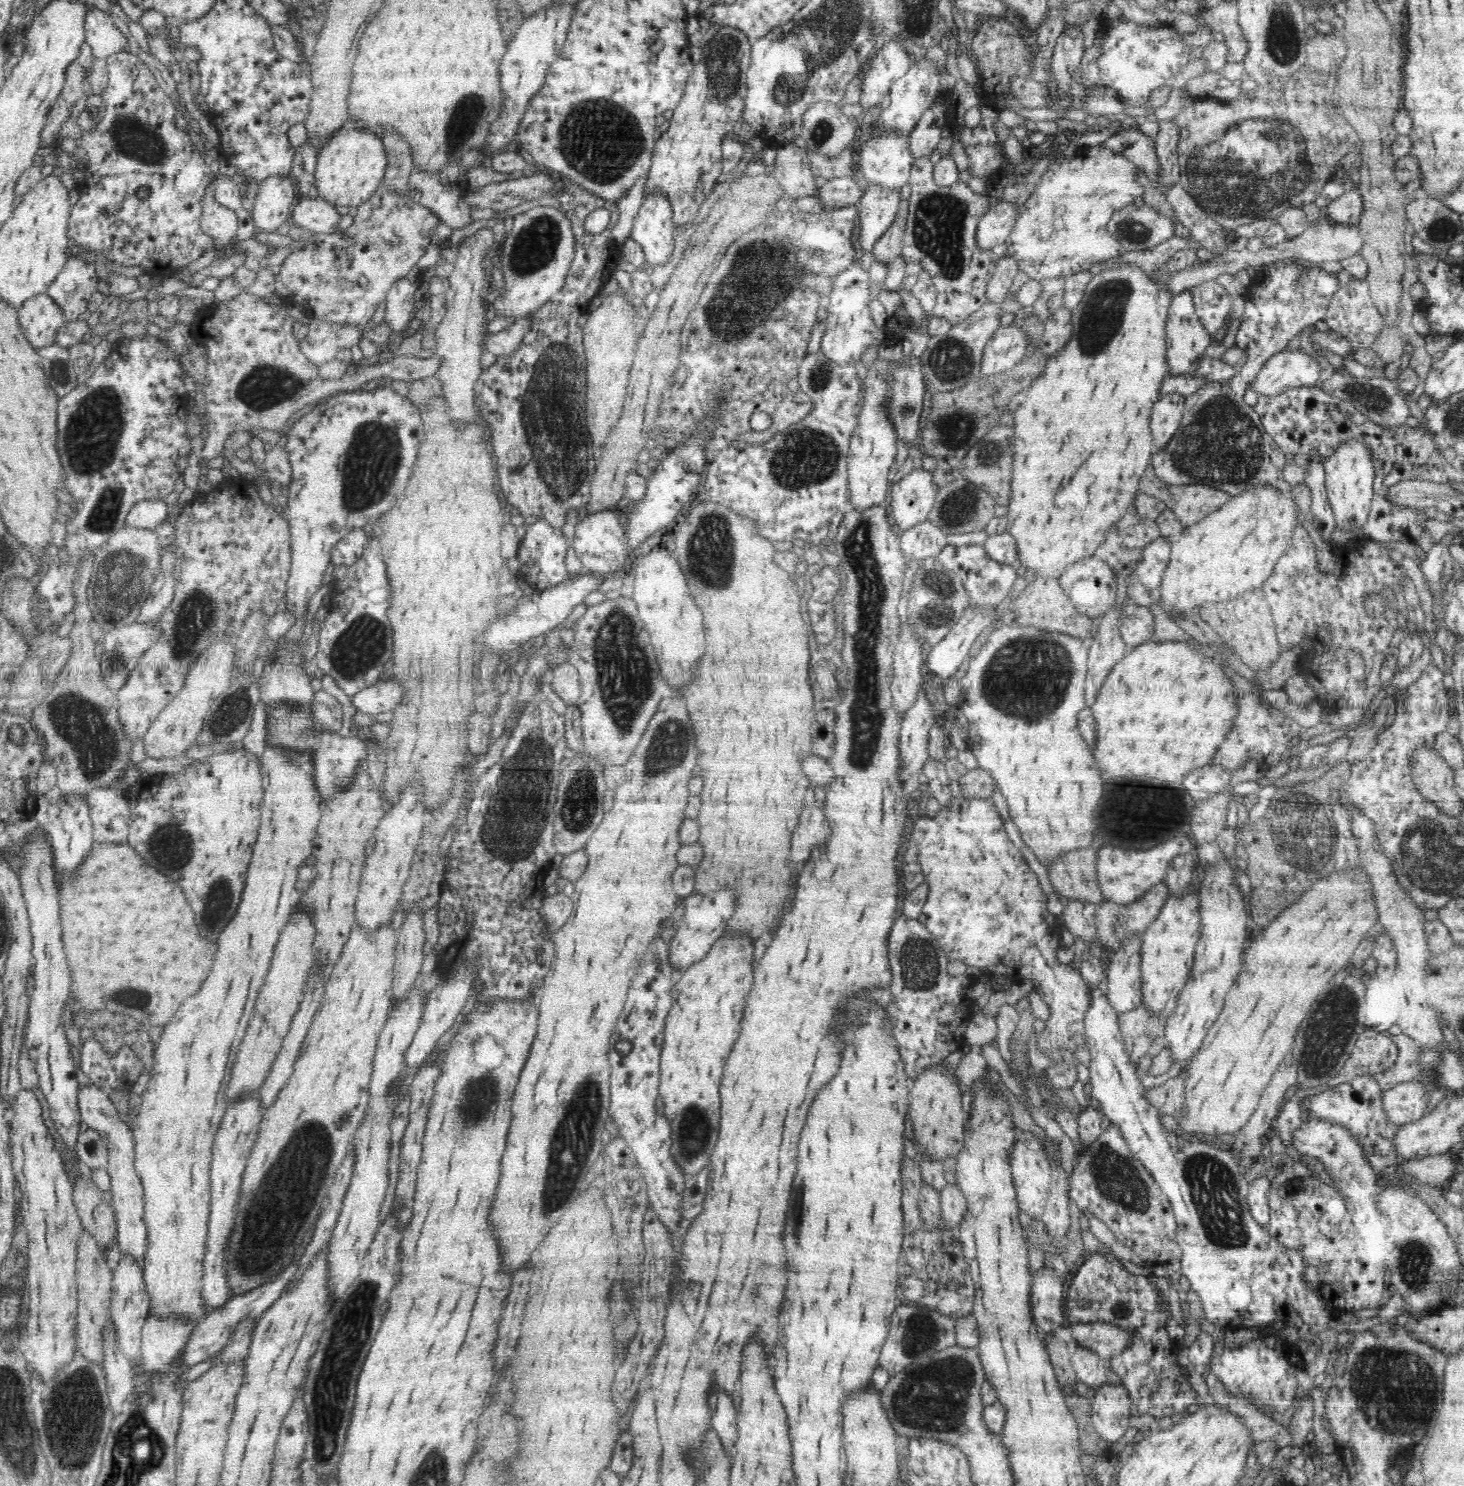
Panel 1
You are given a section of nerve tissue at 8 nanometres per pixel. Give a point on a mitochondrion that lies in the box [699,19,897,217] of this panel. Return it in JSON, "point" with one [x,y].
{"point":[724,64]}

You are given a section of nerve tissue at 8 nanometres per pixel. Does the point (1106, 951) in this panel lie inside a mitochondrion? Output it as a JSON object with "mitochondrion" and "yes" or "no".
{"mitochondrion":"no"}

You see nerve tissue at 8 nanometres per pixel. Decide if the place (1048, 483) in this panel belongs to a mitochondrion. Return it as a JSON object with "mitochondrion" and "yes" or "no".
{"mitochondrion":"no"}

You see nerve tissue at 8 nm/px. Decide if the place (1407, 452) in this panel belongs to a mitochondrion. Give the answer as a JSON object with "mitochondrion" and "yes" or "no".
{"mitochondrion":"no"}

